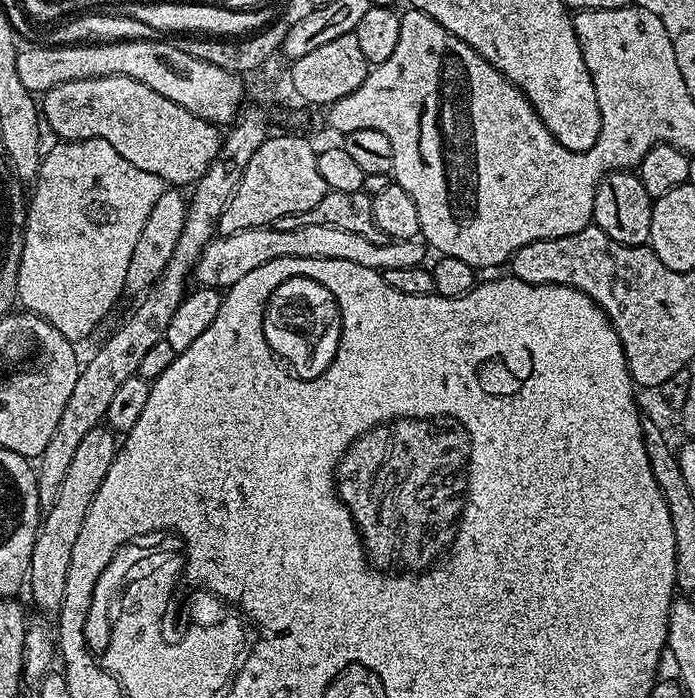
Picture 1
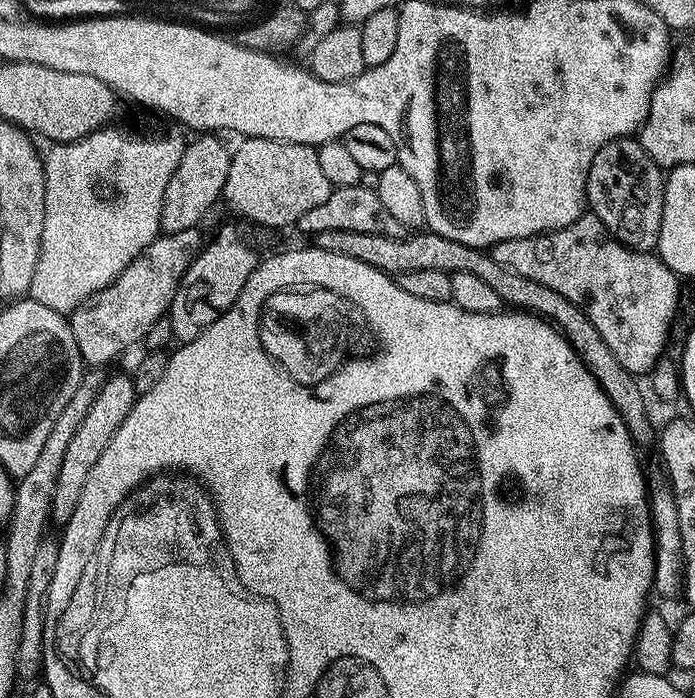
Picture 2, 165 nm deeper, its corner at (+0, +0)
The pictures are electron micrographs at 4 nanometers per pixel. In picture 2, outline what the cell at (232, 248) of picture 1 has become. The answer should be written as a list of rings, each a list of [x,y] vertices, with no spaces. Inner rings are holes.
[[[194,227],[157,236],[146,250],[142,250],[142,254],[138,254],[138,258],[134,258],[134,262],[130,262],[130,266],[126,266],[126,270],[122,270],[122,274],[118,274],[118,278],[114,278],[114,282],[70,313],[74,342],[78,342],[85,365],[108,364],[127,348],[143,341],[150,326],[154,326],[154,322],[171,308],[186,270],[199,254],[202,247],[200,231],[199,227]]]

